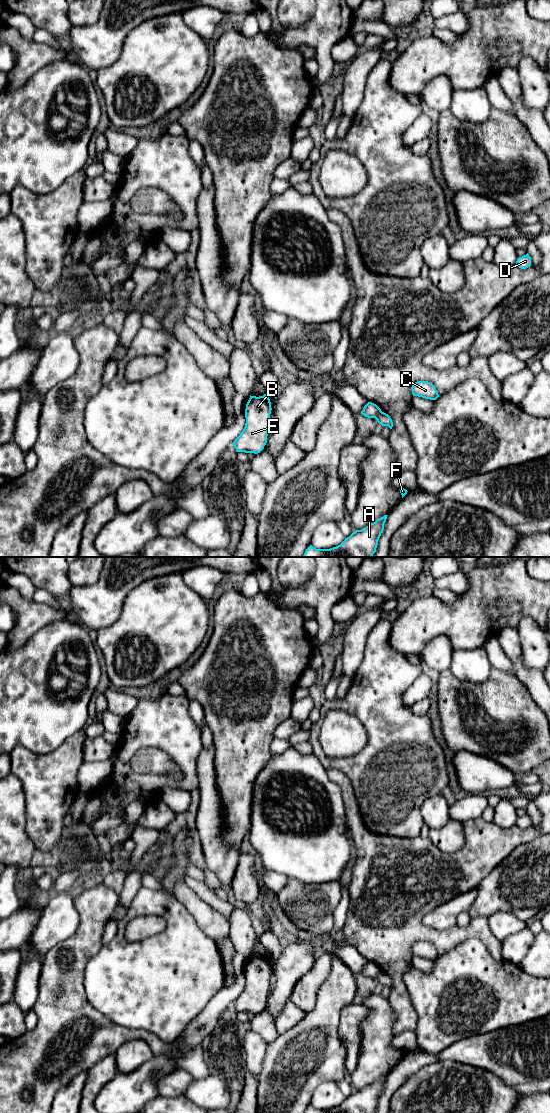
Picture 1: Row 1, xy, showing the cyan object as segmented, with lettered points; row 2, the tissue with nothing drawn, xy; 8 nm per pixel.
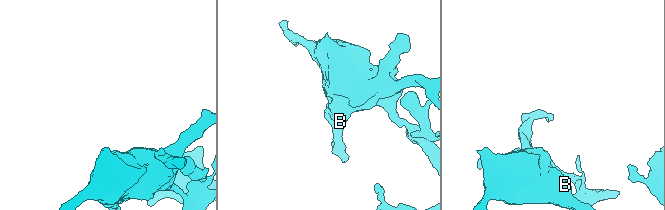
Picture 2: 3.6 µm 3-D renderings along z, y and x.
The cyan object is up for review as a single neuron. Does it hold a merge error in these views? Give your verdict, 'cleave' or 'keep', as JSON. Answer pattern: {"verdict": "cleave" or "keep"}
{"verdict": "cleave"}

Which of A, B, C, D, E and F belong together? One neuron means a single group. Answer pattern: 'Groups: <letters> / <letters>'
Groups: A C D F / B E

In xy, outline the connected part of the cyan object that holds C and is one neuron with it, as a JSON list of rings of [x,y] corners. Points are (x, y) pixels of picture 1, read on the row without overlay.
[[[417,941],[411,947],[413,956],[436,960],[439,957],[435,946],[428,941]]]

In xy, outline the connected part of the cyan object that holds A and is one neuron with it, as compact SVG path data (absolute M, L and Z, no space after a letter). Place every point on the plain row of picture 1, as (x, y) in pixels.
M384 1075L367 1087L356 1090L336 1107L316 1109L310 1105L305 1113L375 1113L378 1100L384 1090L387 1076L388 1075Z

